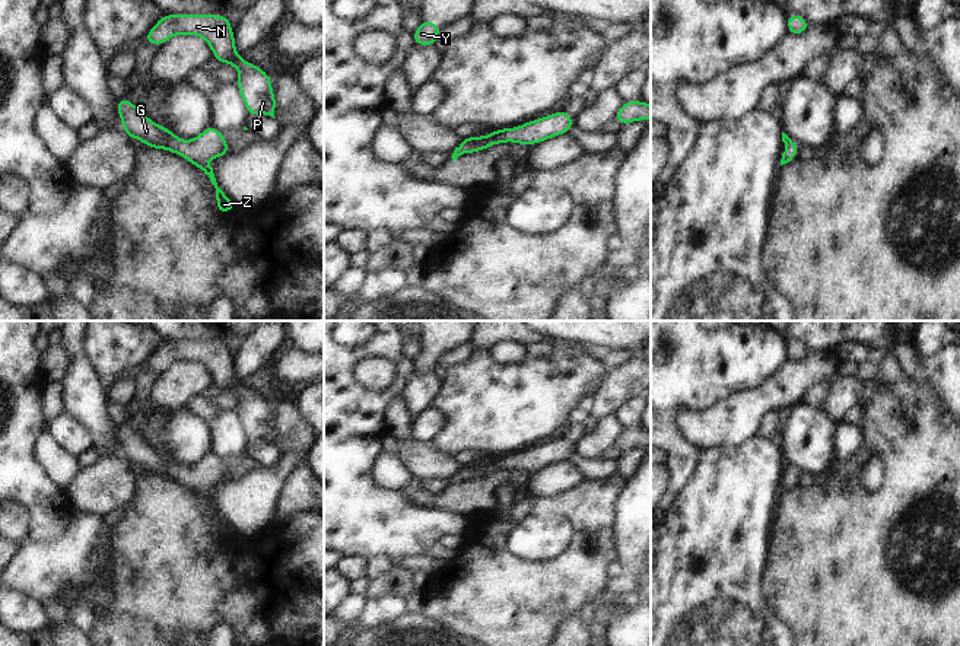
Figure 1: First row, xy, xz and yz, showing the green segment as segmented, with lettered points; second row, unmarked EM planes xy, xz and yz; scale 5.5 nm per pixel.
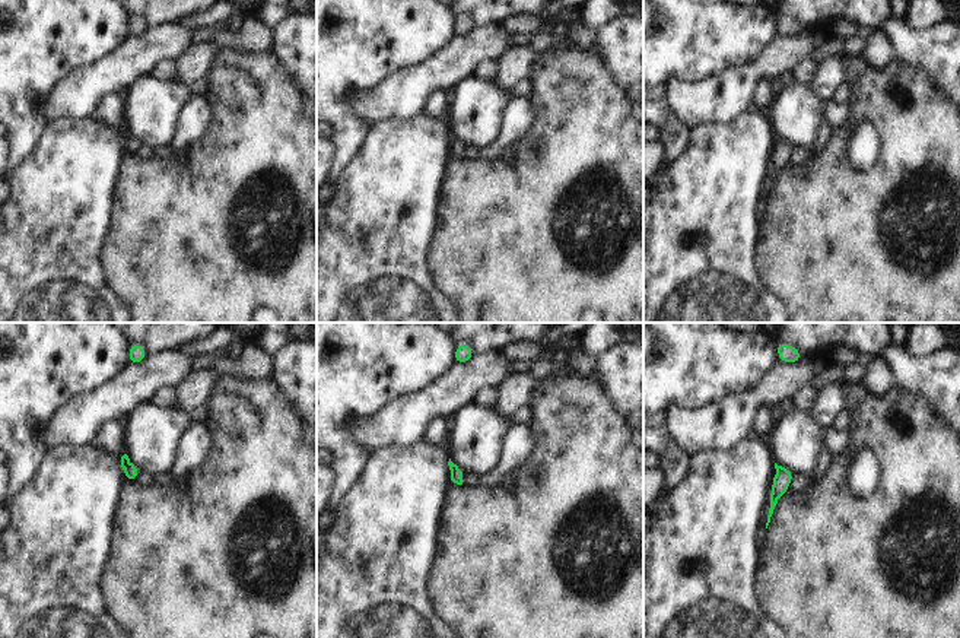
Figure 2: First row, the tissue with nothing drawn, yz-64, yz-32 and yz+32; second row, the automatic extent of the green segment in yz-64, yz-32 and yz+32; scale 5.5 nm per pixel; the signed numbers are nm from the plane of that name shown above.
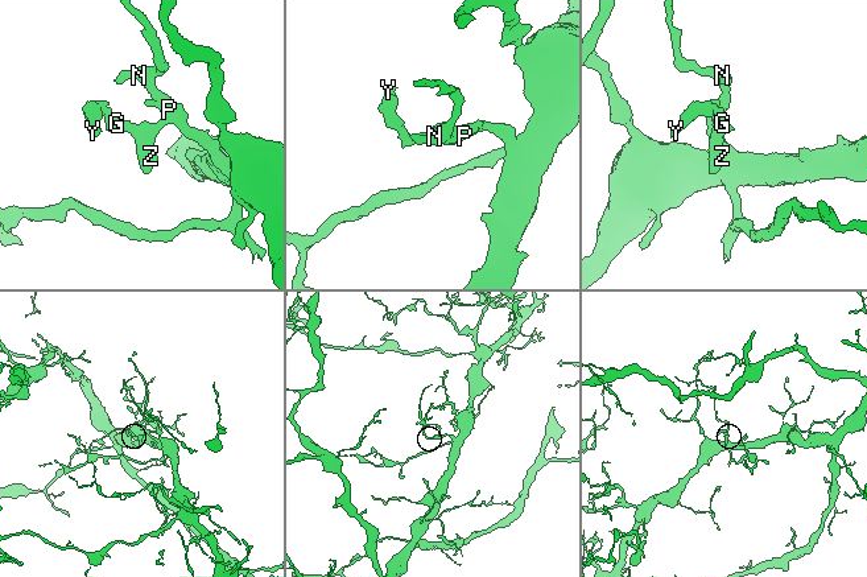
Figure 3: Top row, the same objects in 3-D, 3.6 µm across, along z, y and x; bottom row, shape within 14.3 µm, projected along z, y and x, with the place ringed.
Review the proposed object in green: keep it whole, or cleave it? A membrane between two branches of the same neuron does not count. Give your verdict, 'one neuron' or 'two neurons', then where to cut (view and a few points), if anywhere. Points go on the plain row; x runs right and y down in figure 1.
one neuron | no cut

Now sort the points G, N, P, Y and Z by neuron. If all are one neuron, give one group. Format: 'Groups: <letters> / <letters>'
Groups: G N P Y Z

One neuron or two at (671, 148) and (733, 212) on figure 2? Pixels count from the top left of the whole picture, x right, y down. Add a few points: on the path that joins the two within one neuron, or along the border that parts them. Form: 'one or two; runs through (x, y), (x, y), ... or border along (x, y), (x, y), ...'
two; border along (692, 132), (686, 148), (670, 164)

